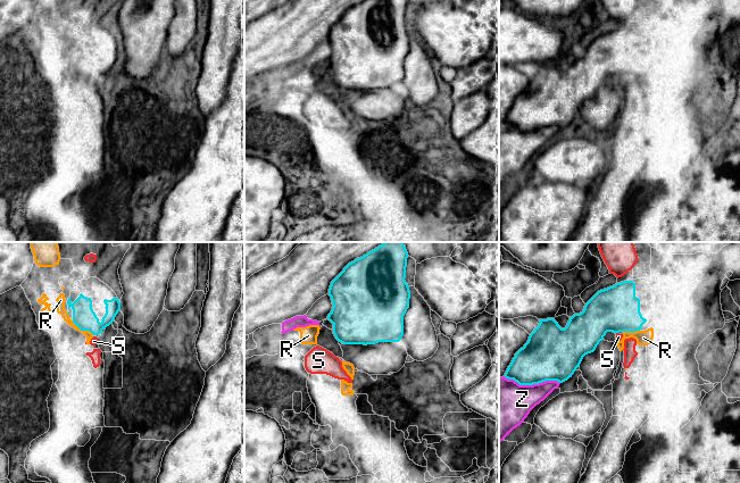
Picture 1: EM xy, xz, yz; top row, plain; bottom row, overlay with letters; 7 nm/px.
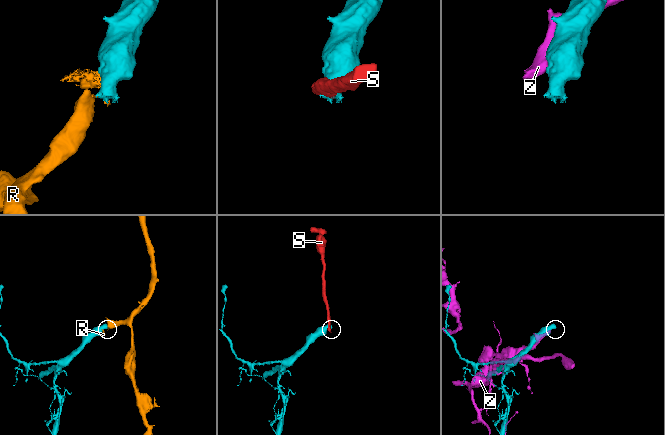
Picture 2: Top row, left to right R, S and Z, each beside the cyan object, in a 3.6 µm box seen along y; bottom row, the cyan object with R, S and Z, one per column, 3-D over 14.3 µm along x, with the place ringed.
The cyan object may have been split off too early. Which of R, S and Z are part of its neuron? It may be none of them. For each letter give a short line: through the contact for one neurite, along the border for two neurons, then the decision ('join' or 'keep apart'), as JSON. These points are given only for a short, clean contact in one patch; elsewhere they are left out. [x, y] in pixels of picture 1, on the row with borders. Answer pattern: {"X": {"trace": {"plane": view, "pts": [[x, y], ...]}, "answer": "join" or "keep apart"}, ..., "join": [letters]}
{"R": {"trace": {"plane": "xy", "pts": [[83, 316], [83, 330], [66, 317], [60, 302]]}, "answer": "join"}, "S": {"trace": {"plane": "yz", "pts": [[618, 332], [615, 333]]}, "answer": "keep apart"}, "Z": {"answer": "keep apart"}, "join": ["R"]}

